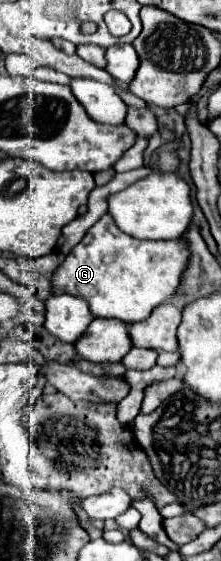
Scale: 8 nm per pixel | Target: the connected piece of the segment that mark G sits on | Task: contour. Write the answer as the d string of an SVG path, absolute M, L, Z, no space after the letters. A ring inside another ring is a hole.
M103 214L53 272L53 288L85 298L95 318L117 318L129 326L149 318L155 306L169 300L181 282L187 258L189 252L181 240L151 242L131 238L117 230L109 214Z

